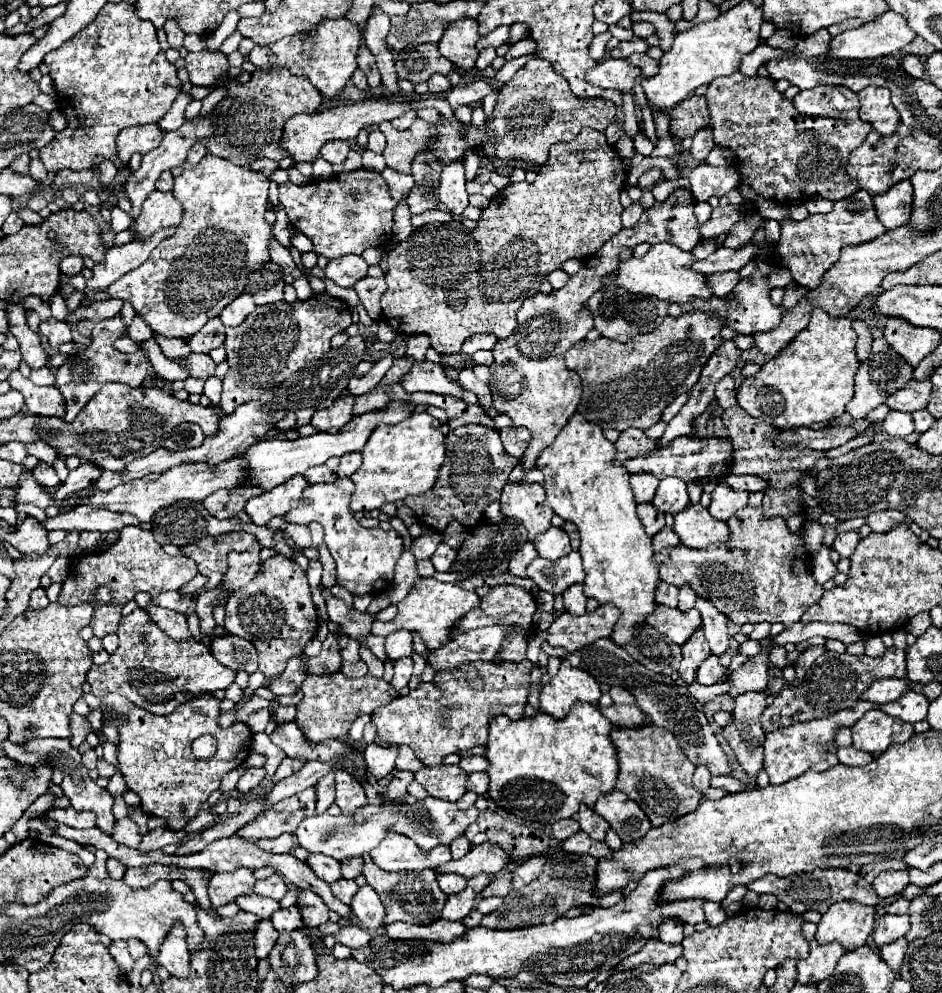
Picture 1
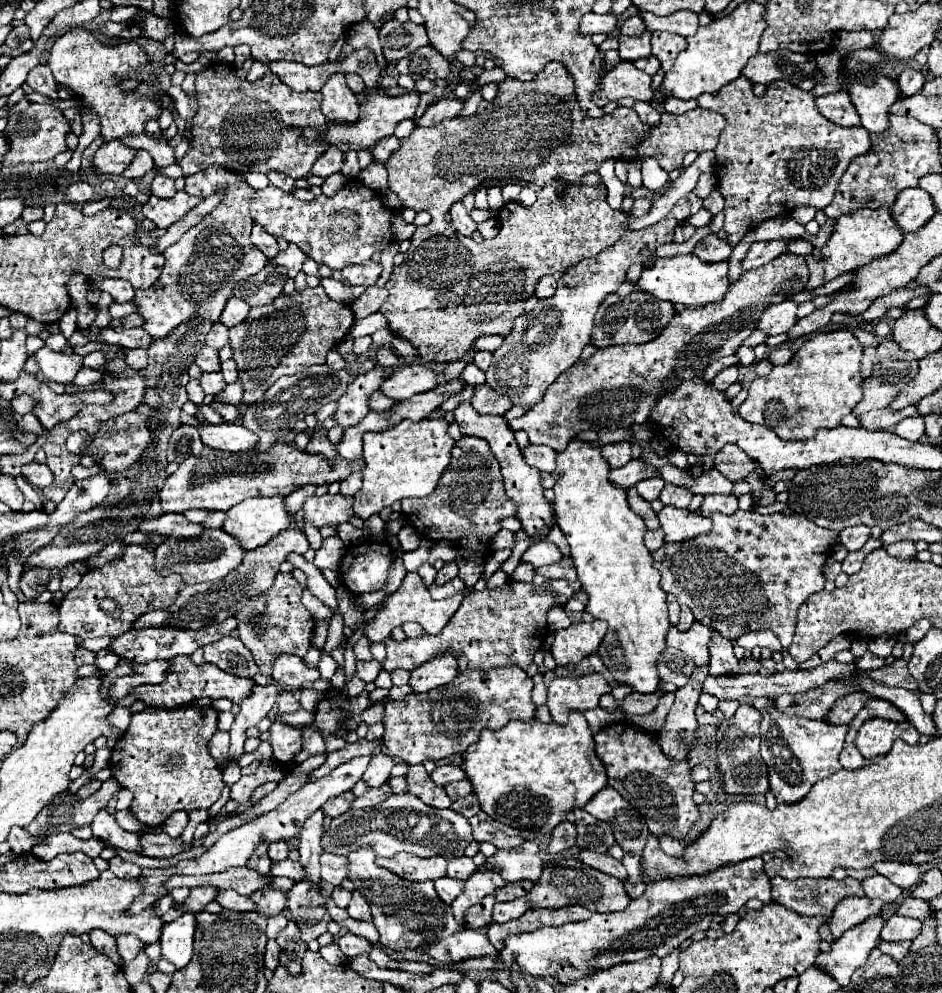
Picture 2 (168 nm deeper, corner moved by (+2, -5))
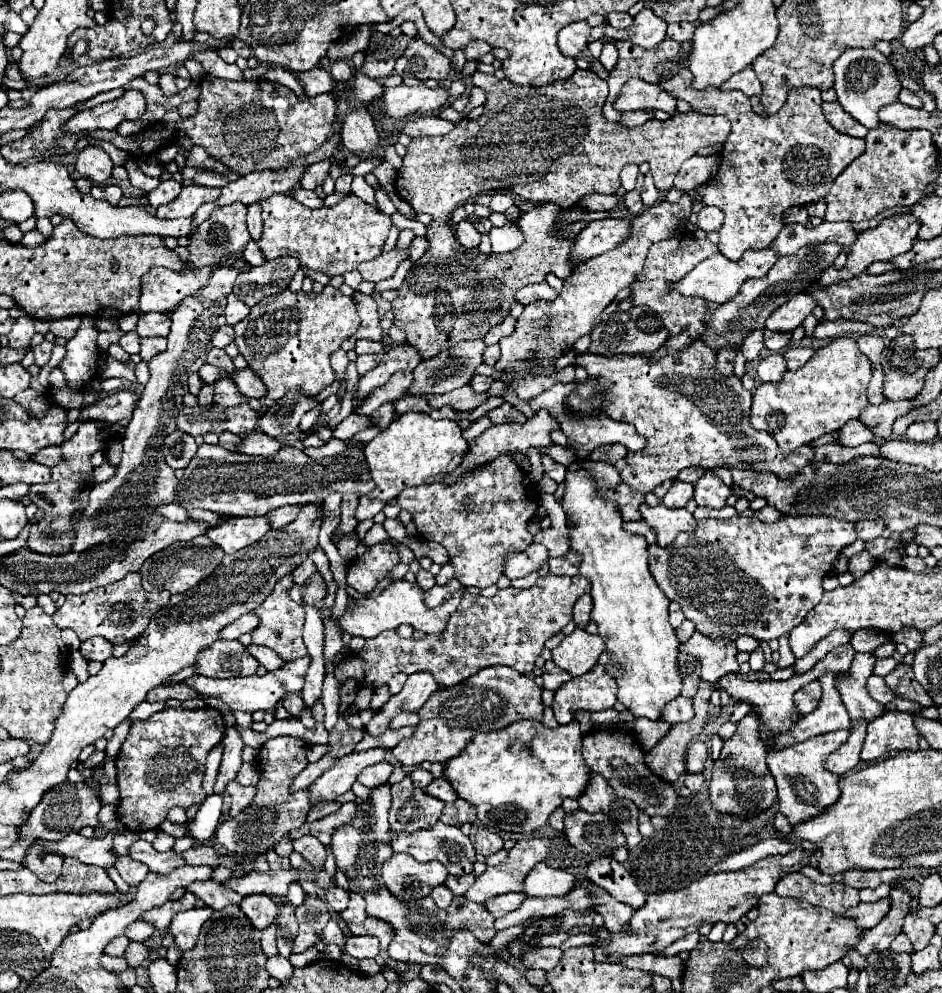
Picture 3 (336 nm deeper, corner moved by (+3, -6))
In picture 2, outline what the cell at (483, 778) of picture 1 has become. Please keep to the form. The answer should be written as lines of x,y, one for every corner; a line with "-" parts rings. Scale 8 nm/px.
460,780
460,782
446,784
446,786
444,786
444,790
446,790
446,794
450,796
450,800
452,800
452,802
454,802
454,800
458,800
458,798
464,798
464,796
468,796
468,794
472,794
472,786
470,786
470,782
468,782
468,780

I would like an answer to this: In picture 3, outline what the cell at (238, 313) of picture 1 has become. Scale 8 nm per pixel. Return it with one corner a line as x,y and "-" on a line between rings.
233,293
227,297
227,307
225,307
225,319
229,325
235,325
239,321
243,321
249,315
249,307
245,303
241,303

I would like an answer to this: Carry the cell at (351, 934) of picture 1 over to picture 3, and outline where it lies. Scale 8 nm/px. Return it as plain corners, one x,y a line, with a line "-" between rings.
349,935
343,953
355,957
355,959
371,959
379,955
379,943
371,935

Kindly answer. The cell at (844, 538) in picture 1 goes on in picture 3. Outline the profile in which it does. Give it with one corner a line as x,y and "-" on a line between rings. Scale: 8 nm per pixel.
881,519
879,521
861,521
855,525
855,533
857,533
857,539
861,541
871,541
871,539
877,539
881,537
883,533
883,523

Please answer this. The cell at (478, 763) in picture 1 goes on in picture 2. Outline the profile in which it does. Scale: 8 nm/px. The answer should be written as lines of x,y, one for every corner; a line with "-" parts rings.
436,766
436,770
430,774
430,778
432,778
434,784
444,786
448,782
466,778
466,774
464,774
464,770
460,766

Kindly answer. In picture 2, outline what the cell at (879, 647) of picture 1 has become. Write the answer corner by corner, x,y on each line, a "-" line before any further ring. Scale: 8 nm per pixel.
866,652
862,658
856,660
856,666
858,666
860,670
878,670
878,668
882,668
884,664
886,664
884,658
880,658
880,656
876,656
876,654
870,654
870,652

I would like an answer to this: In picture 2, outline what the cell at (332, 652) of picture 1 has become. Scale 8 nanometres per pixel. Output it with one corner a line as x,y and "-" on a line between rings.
280,654
278,658
274,658
272,676
280,686
298,690
304,682
314,682
320,674
316,668
306,668
302,658
290,656
290,654

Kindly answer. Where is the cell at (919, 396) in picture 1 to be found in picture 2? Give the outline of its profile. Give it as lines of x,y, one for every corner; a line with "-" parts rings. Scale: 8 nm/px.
908,406
904,410
898,410
898,412
890,412
888,408
882,408
882,410
872,410
868,414
862,414
858,416
862,428
866,430
892,430
900,420
908,418
908,416
918,416
916,412
916,406

